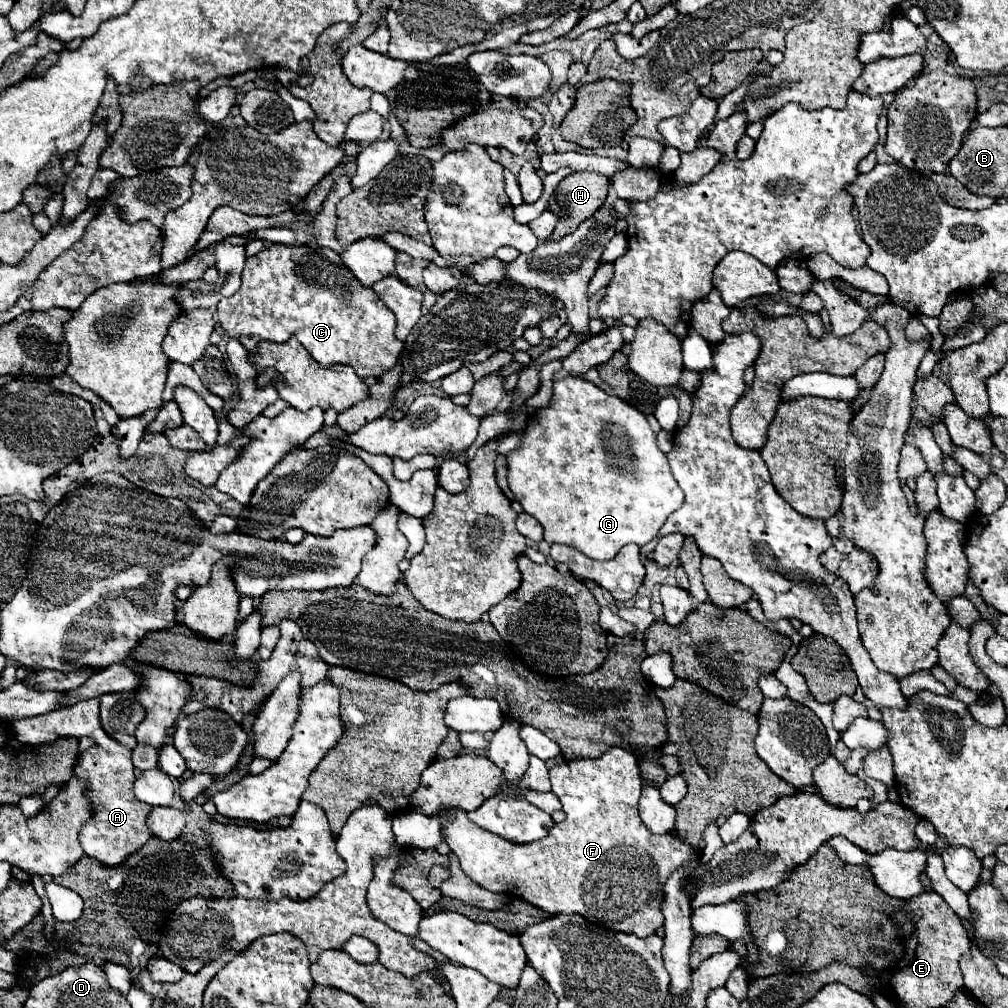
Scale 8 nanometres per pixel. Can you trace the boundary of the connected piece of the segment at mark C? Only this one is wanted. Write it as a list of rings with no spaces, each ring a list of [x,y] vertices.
[[[271,245],[263,251],[259,251],[257,255],[253,257],[247,257],[245,261],[245,269],[243,269],[243,275],[241,275],[243,283],[241,283],[241,289],[231,295],[231,297],[223,297],[219,303],[217,303],[217,319],[219,319],[219,325],[223,327],[225,335],[229,339],[235,339],[239,341],[249,353],[257,353],[257,345],[261,341],[273,341],[273,343],[285,343],[289,337],[297,337],[301,341],[301,345],[309,351],[309,355],[321,365],[321,367],[333,367],[333,365],[349,365],[353,367],[353,371],[359,375],[359,377],[379,377],[381,373],[385,373],[387,369],[391,369],[399,357],[399,353],[403,351],[403,343],[395,337],[395,315],[389,307],[385,307],[385,303],[377,297],[377,293],[371,289],[371,287],[363,287],[353,275],[351,271],[343,265],[339,253],[335,253],[333,249],[325,249],[325,247],[307,247],[307,245]]]

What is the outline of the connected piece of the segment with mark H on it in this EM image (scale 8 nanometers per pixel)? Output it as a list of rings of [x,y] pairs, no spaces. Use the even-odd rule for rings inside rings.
[[[579,171],[553,191],[549,199],[549,209],[561,217],[551,239],[561,239],[567,233],[573,233],[585,219],[589,219],[607,199],[609,177],[591,171]]]

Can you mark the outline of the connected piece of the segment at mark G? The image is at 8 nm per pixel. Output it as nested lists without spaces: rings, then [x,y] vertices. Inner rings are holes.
[[[569,375],[555,381],[551,403],[531,417],[523,443],[507,455],[507,465],[509,487],[523,511],[543,525],[543,539],[571,545],[599,561],[615,557],[627,543],[639,547],[649,543],[665,519],[683,505],[683,493],[669,469],[667,455],[657,449],[657,435],[645,415],[583,377]]]

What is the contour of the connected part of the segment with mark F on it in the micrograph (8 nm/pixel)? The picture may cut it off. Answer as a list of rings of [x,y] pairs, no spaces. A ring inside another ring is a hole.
[[[609,747],[599,759],[587,759],[587,757],[579,757],[579,759],[571,759],[571,761],[561,761],[561,763],[555,763],[549,771],[551,775],[551,785],[553,785],[553,793],[557,793],[557,797],[561,799],[563,803],[563,809],[567,813],[567,819],[557,823],[547,837],[543,837],[541,841],[535,841],[535,843],[525,843],[525,845],[513,845],[511,841],[505,841],[503,837],[495,837],[493,833],[485,831],[485,829],[479,829],[477,825],[473,825],[463,811],[459,809],[443,809],[439,811],[439,815],[443,813],[453,813],[455,821],[451,819],[451,823],[445,823],[445,835],[447,837],[447,845],[451,847],[451,851],[459,857],[459,863],[461,863],[461,869],[481,887],[489,889],[489,891],[497,891],[497,893],[509,893],[514,897],[519,897],[525,901],[529,901],[531,905],[535,907],[541,907],[543,911],[547,913],[581,913],[587,921],[595,923],[595,925],[601,925],[605,929],[613,929],[613,931],[623,931],[623,933],[633,933],[637,937],[649,937],[653,935],[661,925],[663,925],[663,913],[661,913],[661,901],[663,901],[663,887],[665,887],[665,881],[671,877],[671,873],[677,869],[677,867],[689,867],[689,871],[697,869],[697,865],[701,865],[701,853],[693,847],[689,847],[685,841],[681,841],[681,837],[673,835],[673,833],[667,833],[667,835],[653,835],[645,829],[645,823],[641,821],[639,813],[637,813],[637,801],[639,801],[639,795],[641,795],[641,787],[643,787],[643,781],[641,781],[641,773],[639,773],[639,763],[637,763],[637,757],[623,749],[623,747]]]

